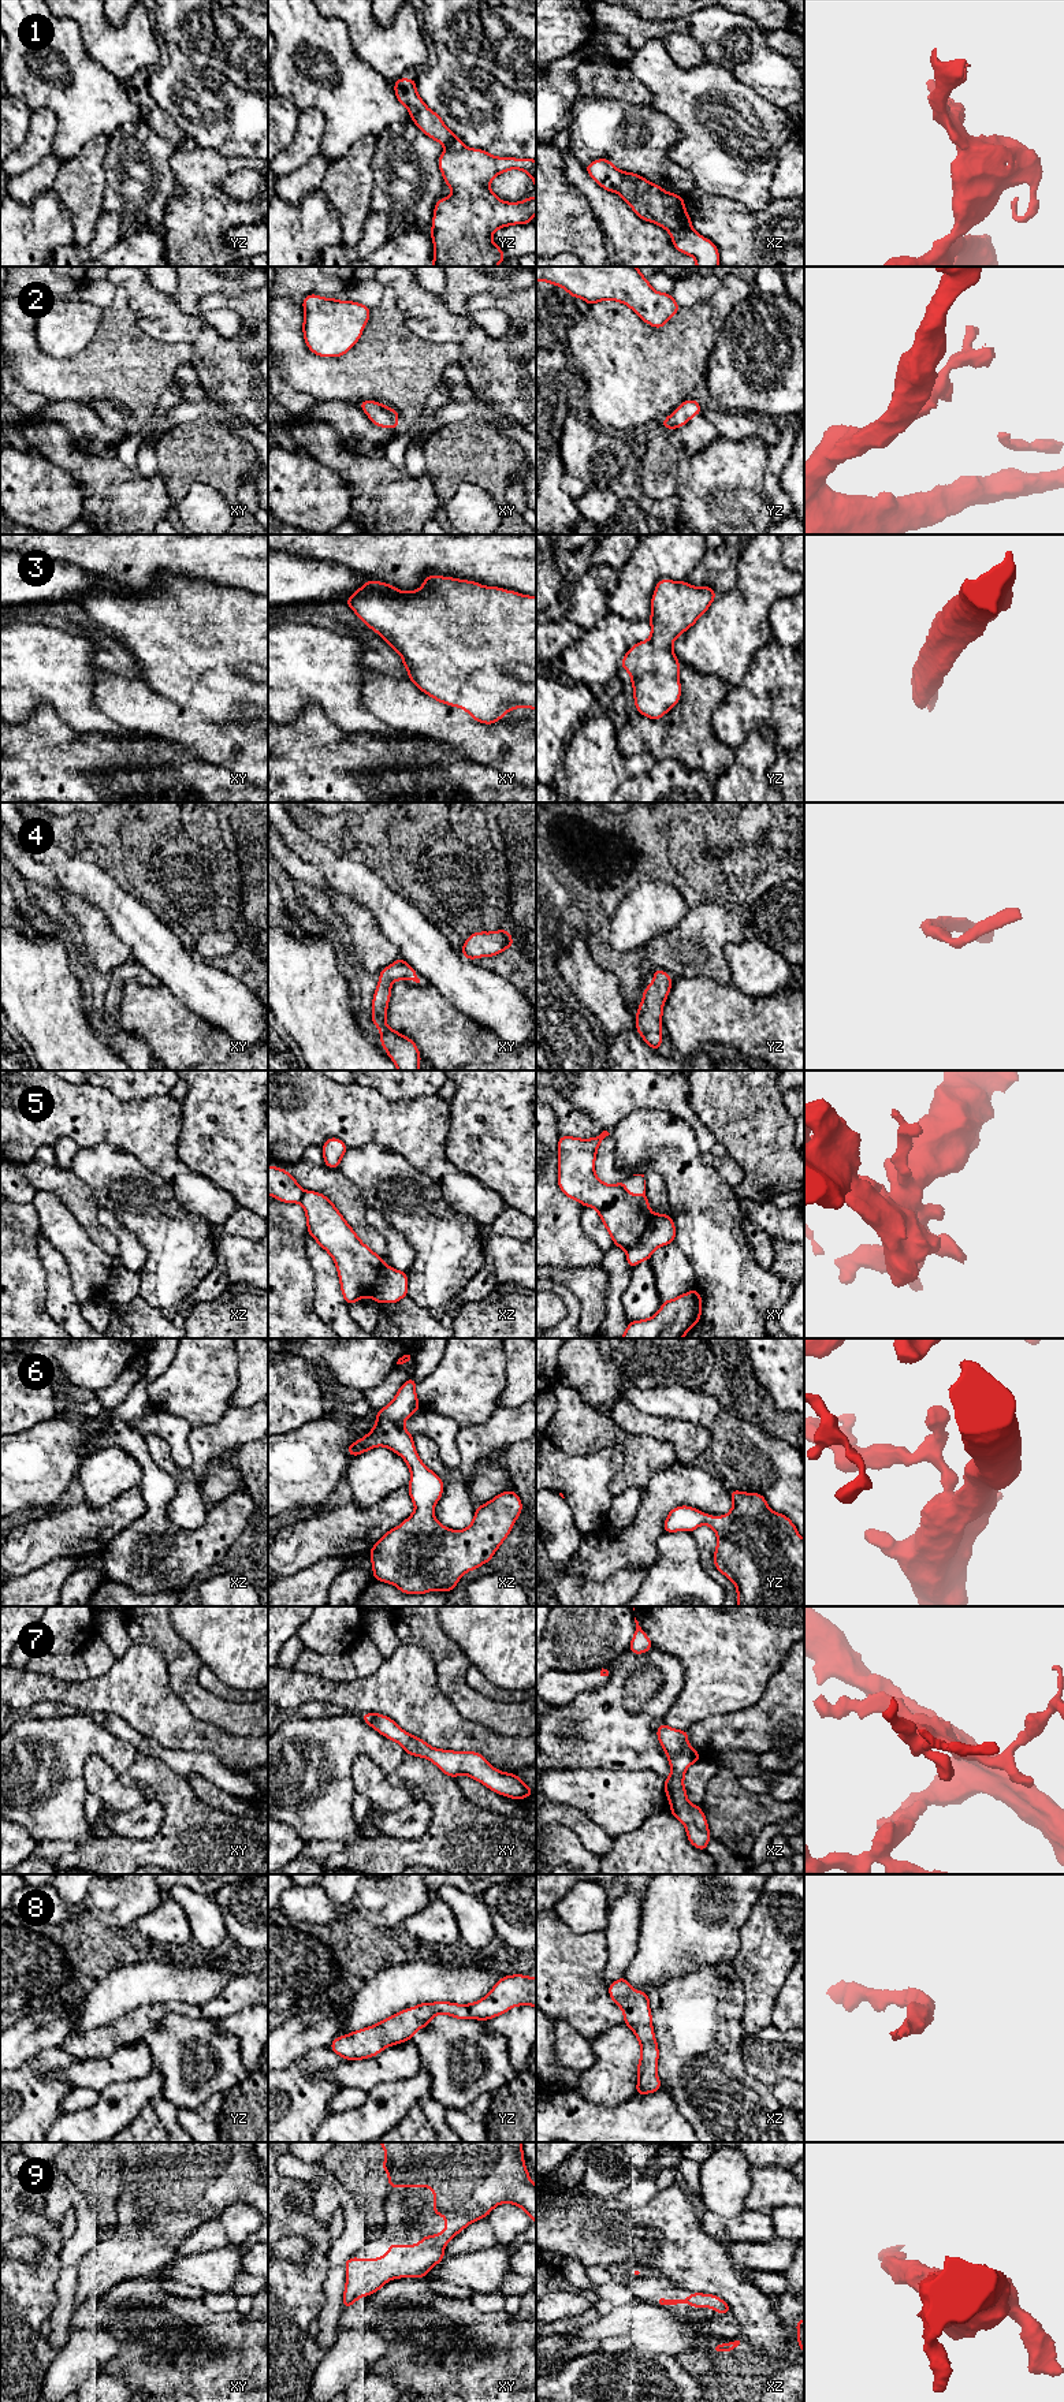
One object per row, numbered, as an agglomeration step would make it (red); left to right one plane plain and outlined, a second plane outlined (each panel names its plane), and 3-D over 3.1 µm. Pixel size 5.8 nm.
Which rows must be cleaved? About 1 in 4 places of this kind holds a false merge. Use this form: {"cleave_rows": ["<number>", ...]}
{"cleave_rows": ["1", "5"]}

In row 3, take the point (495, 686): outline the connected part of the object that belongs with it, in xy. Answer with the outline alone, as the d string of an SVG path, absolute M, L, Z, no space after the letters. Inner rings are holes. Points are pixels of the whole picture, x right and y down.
M428 576L423 586L413 592L402 592L398 588L371 580L354 592L346 604L357 614L358 619L365 622L369 629L379 633L380 637L394 648L403 660L403 667L409 673L409 679L425 694L447 705L465 710L475 720L492 725L502 719L507 711L518 710L521 705L536 710L536 597L521 595L514 591L505 591L498 586L484 586L475 581L457 580L451 577Z

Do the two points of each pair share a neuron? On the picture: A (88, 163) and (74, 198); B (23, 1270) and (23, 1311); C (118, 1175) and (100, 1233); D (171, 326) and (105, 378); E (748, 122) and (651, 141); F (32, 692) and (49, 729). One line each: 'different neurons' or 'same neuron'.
A: same neuron
B: same neuron
C: different neurons
D: different neurons
E: different neurons
F: different neurons

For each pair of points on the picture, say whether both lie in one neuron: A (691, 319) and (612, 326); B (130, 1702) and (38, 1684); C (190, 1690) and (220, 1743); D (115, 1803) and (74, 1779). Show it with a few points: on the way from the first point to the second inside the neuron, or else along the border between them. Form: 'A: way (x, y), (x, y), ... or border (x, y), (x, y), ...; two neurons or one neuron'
A: way (672, 336), (631, 336); one neuron
B: way (107, 1694), (62, 1691); one neuron
C: border (183, 1702), (194, 1716), (238, 1735); two neurons
D: border (97, 1756), (92, 1756), (84, 1768), (86, 1792); two neurons

